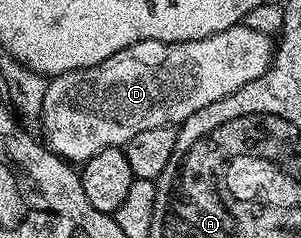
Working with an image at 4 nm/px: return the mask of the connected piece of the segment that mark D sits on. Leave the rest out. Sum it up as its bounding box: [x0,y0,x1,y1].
[38,25,274,165]

